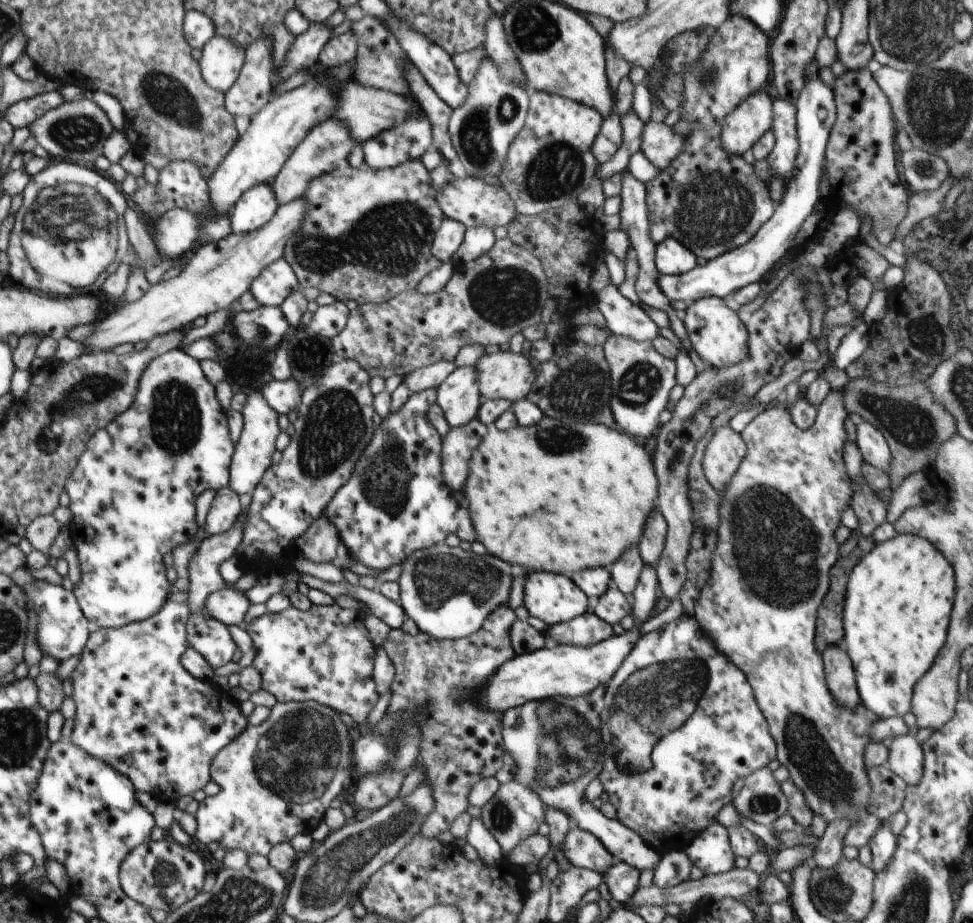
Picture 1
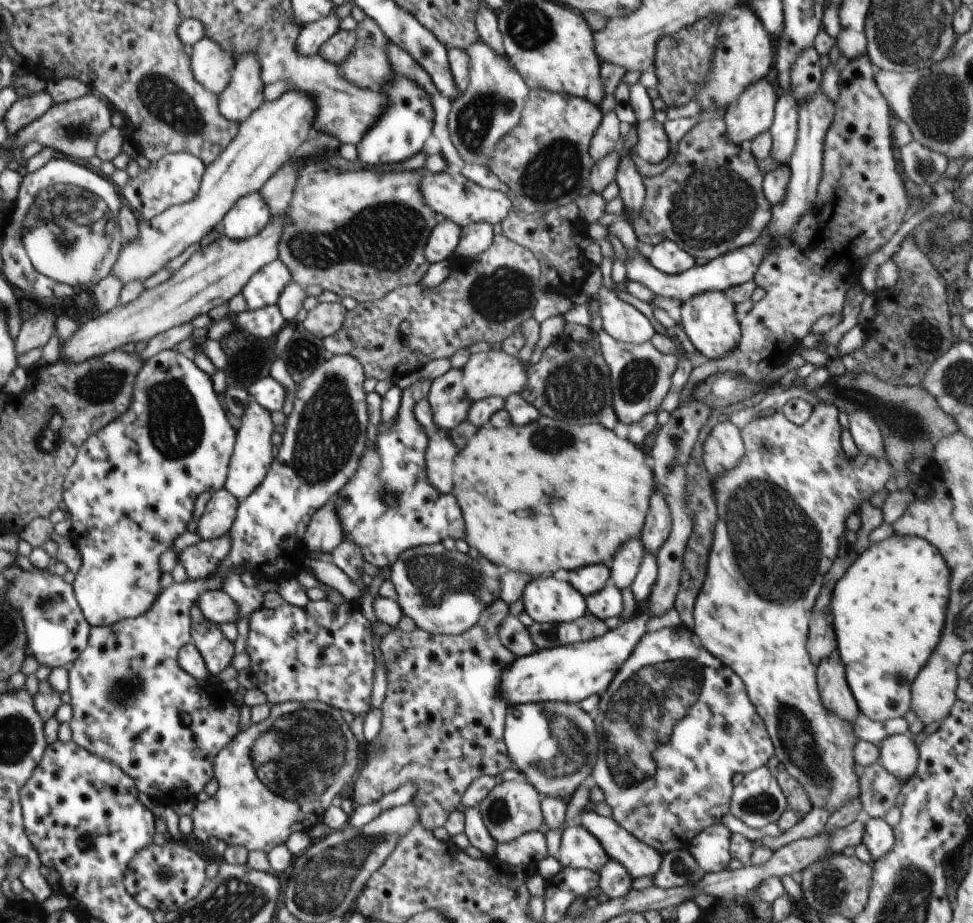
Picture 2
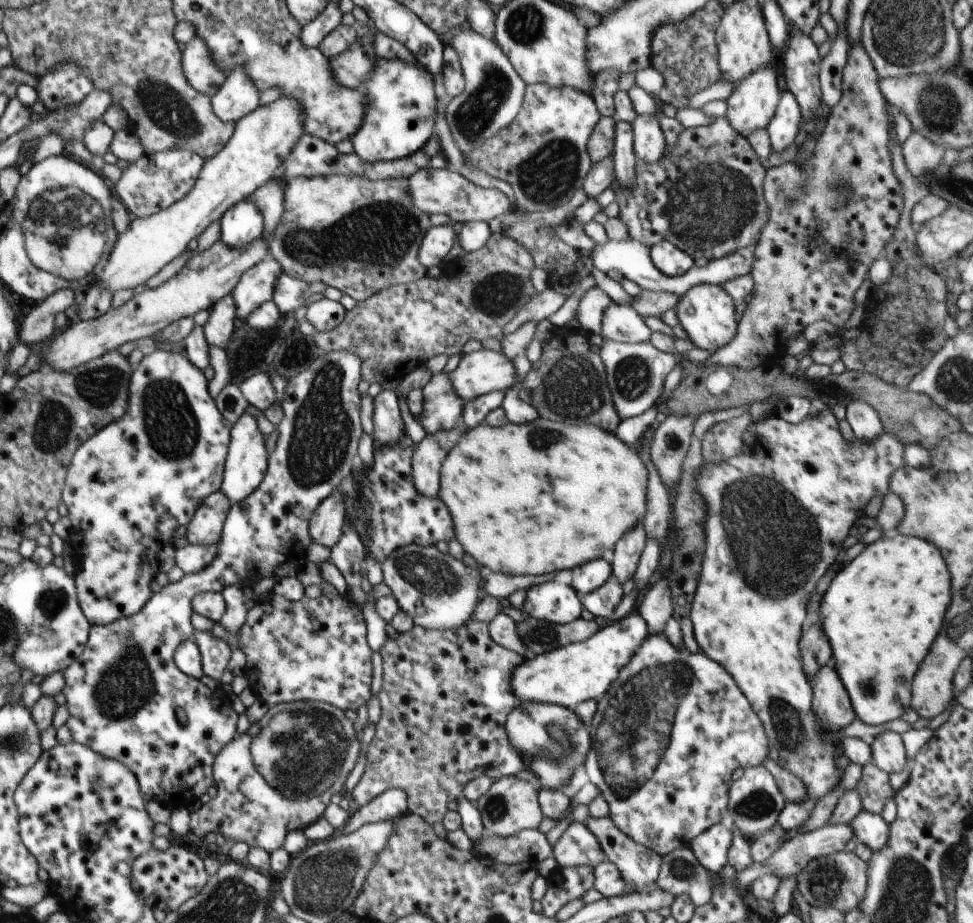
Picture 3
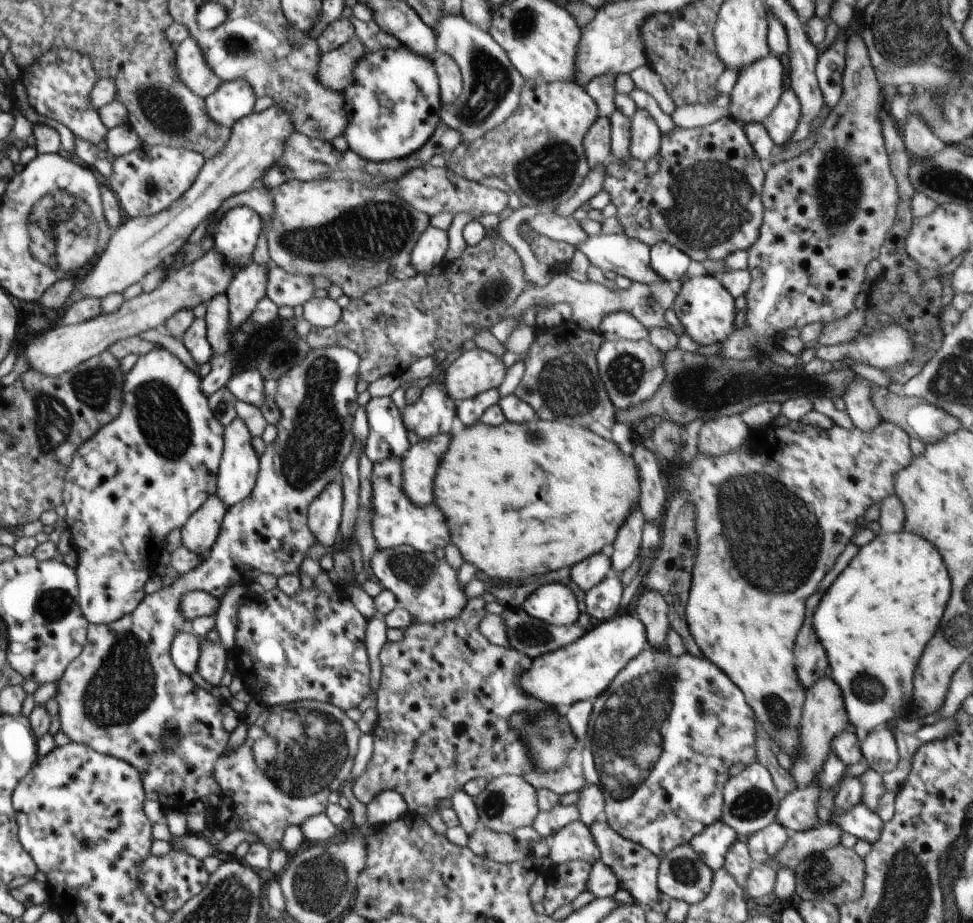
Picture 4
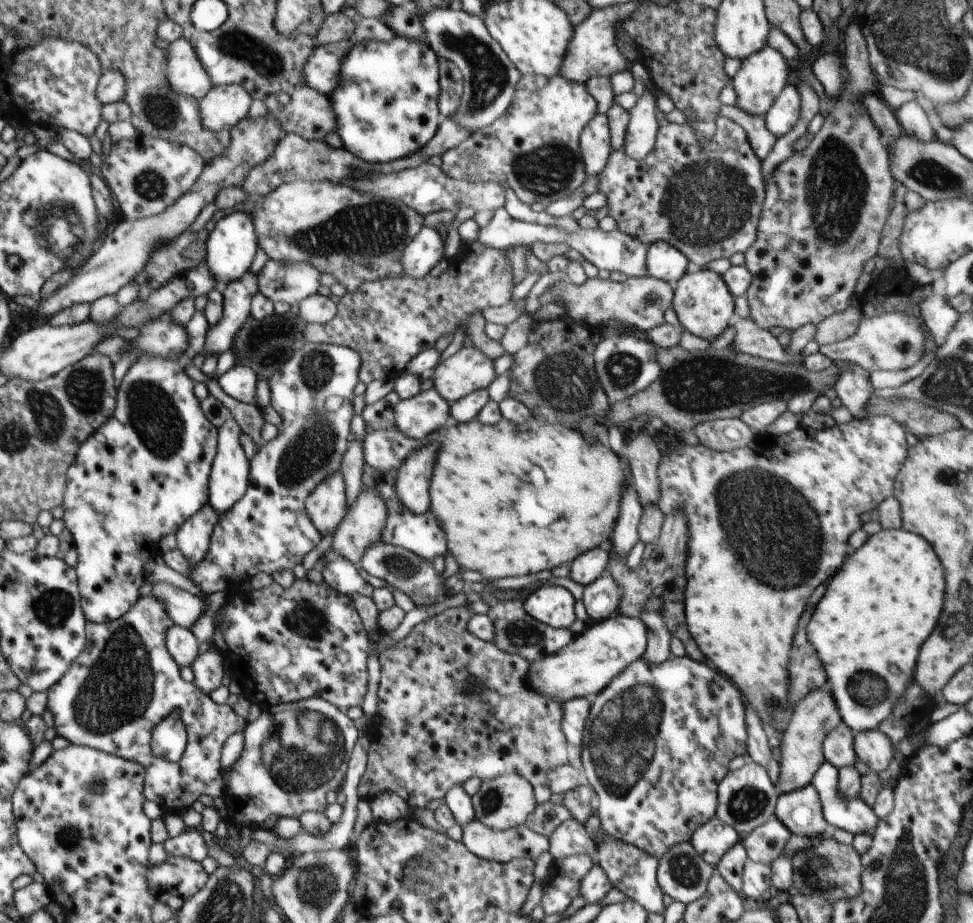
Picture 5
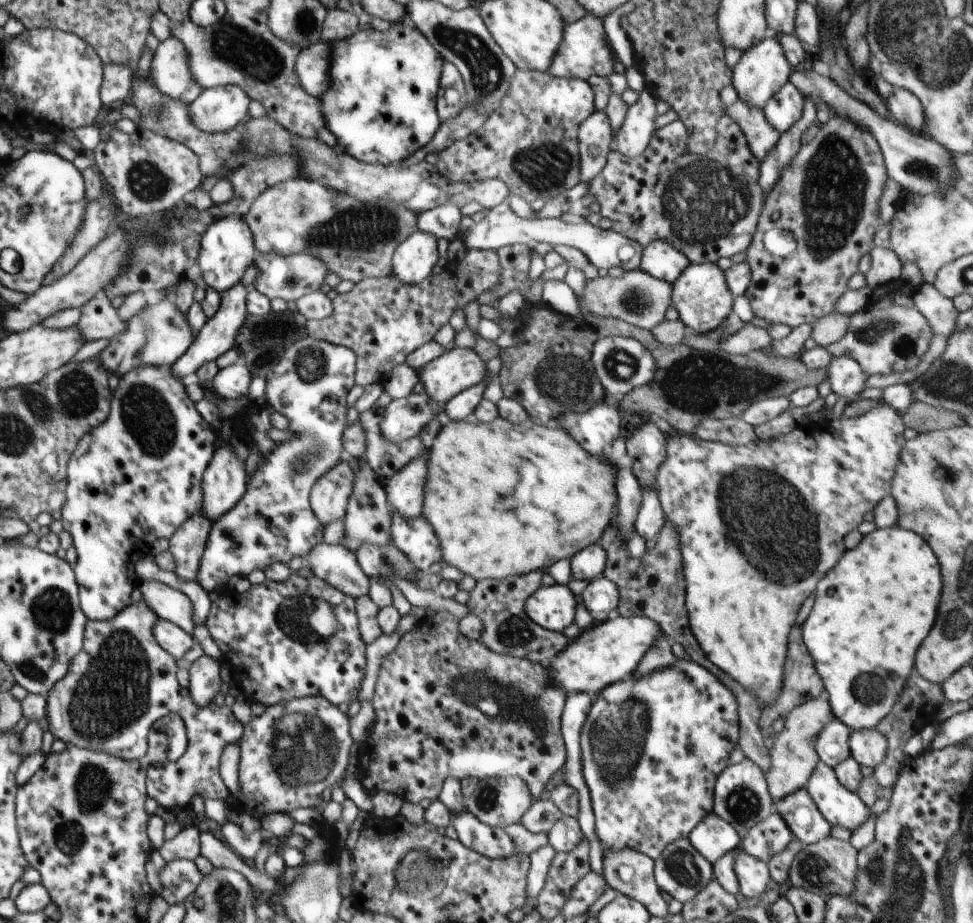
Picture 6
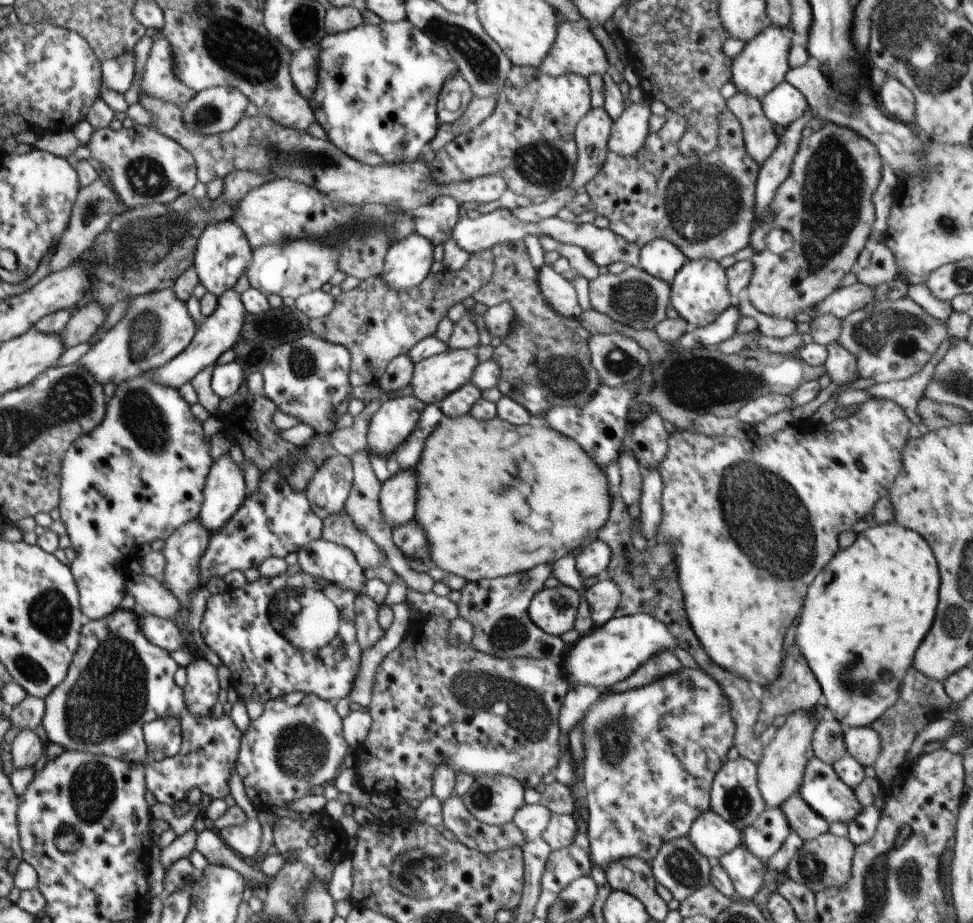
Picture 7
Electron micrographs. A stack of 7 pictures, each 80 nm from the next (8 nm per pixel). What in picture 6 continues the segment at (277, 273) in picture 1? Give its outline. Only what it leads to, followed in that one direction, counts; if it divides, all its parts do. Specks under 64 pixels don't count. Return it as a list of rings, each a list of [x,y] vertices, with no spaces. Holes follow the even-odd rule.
[[[241,282],[235,284],[232,288],[221,293],[221,303],[217,313],[210,319],[207,319],[206,324],[198,333],[198,336],[193,339],[193,343],[173,365],[170,366],[171,371],[175,377],[180,380],[188,374],[194,374],[206,362],[216,360],[222,353],[228,352],[234,346],[236,335],[243,327],[247,312],[247,294],[250,288],[244,286]]]

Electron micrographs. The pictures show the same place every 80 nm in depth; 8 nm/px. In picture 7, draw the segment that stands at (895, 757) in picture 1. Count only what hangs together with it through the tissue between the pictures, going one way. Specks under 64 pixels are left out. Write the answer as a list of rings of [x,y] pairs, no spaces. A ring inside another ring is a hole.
[[[871,726],[851,727],[844,735],[845,749],[863,767],[873,766],[880,756],[882,738]]]

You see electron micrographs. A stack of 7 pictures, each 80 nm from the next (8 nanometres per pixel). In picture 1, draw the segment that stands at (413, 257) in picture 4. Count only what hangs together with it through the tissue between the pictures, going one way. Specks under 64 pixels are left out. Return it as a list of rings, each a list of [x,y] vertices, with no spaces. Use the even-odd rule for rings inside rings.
[[[444,219],[435,232],[431,253],[441,262],[451,262],[465,237],[466,227],[454,219]]]

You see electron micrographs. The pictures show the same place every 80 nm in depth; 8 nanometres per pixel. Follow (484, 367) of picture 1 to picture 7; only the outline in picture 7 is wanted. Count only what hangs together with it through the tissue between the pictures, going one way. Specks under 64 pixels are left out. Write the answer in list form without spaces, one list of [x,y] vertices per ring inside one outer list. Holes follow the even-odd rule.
[[[450,349],[421,360],[414,365],[410,386],[413,395],[425,402],[438,404],[446,396],[471,382],[478,357],[468,349]]]

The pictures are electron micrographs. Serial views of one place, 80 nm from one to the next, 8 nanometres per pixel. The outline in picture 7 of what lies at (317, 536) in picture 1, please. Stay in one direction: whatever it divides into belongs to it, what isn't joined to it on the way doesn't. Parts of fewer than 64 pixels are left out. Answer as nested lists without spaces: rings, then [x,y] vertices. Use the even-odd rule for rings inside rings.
[[[334,454],[316,469],[305,490],[314,514],[324,520],[345,510],[353,483],[353,464],[344,455]]]

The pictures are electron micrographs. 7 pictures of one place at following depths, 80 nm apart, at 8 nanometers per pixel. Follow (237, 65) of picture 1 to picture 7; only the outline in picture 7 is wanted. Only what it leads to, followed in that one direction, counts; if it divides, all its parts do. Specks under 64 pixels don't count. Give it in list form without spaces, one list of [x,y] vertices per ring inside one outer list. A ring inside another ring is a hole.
[[[164,36],[154,39],[142,76],[140,95],[142,93],[173,102],[179,107],[183,107],[197,93],[177,77],[173,50]]]

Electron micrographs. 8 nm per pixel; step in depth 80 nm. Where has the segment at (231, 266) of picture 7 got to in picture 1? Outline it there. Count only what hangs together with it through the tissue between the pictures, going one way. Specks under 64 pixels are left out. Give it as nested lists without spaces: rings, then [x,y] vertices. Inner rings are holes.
[[[270,182],[250,187],[230,212],[233,232],[242,234],[258,230],[274,216],[278,207]]]

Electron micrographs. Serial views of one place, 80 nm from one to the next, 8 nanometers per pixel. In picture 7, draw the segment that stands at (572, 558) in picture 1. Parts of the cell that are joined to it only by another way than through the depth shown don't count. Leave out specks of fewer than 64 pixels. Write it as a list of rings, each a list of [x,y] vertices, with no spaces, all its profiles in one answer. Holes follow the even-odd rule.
[[[470,413],[461,417],[447,417],[444,415],[434,432],[425,441],[423,456],[416,466],[417,472],[417,503],[415,518],[416,524],[424,529],[429,540],[429,558],[438,568],[446,570],[448,574],[457,574],[467,581],[477,583],[482,579],[507,577],[522,571],[529,571],[538,565],[552,565],[559,558],[572,554],[574,550],[582,548],[582,544],[592,538],[597,538],[597,532],[607,523],[611,511],[612,490],[607,481],[606,470],[600,468],[592,457],[571,438],[554,430],[545,424],[542,427],[531,425],[513,425],[496,416],[487,421],[474,418]]]

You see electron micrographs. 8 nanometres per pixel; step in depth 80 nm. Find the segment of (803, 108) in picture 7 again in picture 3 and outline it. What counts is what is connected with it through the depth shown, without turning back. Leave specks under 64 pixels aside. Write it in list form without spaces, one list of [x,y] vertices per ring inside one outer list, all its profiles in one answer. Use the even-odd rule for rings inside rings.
[[[792,92],[781,93],[778,107],[766,131],[774,152],[782,152],[796,141],[802,123],[801,109]]]

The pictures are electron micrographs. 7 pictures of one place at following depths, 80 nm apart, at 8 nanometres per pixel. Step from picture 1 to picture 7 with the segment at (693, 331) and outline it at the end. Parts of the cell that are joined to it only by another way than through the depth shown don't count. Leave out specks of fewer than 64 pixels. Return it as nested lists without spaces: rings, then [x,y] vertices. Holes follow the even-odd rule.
[[[714,259],[688,260],[670,283],[670,304],[679,312],[690,328],[702,328],[712,324],[730,305],[735,303],[727,287],[727,274],[718,261]]]

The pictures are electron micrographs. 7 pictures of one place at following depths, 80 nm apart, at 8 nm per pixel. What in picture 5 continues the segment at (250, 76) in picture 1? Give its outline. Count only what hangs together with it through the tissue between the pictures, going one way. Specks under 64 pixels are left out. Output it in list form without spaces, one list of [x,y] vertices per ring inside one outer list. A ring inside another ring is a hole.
[[[241,84],[216,85],[196,104],[196,115],[200,126],[216,134],[229,133],[240,120],[249,116],[248,109],[252,100],[252,95]]]

